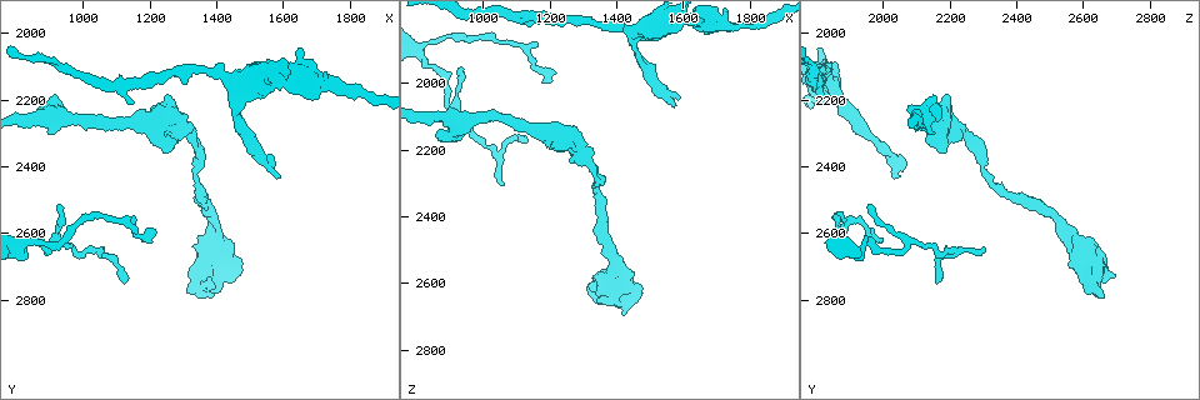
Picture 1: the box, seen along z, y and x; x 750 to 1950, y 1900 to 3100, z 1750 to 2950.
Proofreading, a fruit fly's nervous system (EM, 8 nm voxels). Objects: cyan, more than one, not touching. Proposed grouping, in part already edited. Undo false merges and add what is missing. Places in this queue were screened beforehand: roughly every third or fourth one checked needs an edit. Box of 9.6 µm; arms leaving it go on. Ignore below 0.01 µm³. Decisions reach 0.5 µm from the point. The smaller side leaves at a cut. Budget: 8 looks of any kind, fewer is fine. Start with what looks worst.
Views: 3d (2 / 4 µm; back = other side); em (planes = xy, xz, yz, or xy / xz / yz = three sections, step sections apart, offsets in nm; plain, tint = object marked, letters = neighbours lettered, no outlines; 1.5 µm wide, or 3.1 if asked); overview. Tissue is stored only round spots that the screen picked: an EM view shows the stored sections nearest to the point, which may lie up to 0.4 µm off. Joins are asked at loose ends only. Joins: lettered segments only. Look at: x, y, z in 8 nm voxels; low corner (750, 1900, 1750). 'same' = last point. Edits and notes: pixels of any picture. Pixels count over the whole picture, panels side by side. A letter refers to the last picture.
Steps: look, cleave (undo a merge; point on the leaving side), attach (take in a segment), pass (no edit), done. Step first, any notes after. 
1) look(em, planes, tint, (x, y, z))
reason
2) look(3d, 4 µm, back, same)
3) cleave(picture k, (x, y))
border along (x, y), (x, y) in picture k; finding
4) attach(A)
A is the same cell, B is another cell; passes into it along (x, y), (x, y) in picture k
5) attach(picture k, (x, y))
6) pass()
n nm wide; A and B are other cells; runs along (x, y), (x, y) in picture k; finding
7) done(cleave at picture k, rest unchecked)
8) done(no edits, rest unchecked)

look(em, planes, letters, (1580, 2430, 2050))
an open end

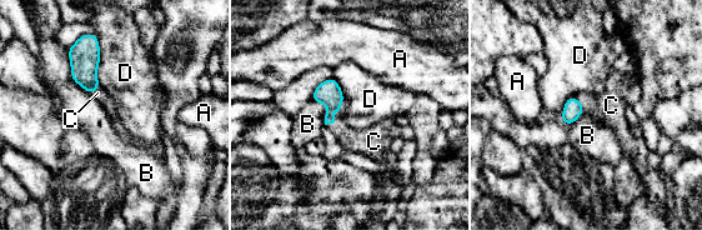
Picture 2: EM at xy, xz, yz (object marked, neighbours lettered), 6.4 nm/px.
attach(C)
C is the same cell, A, B and D are other cells; it goes on there

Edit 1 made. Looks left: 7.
look(overview)

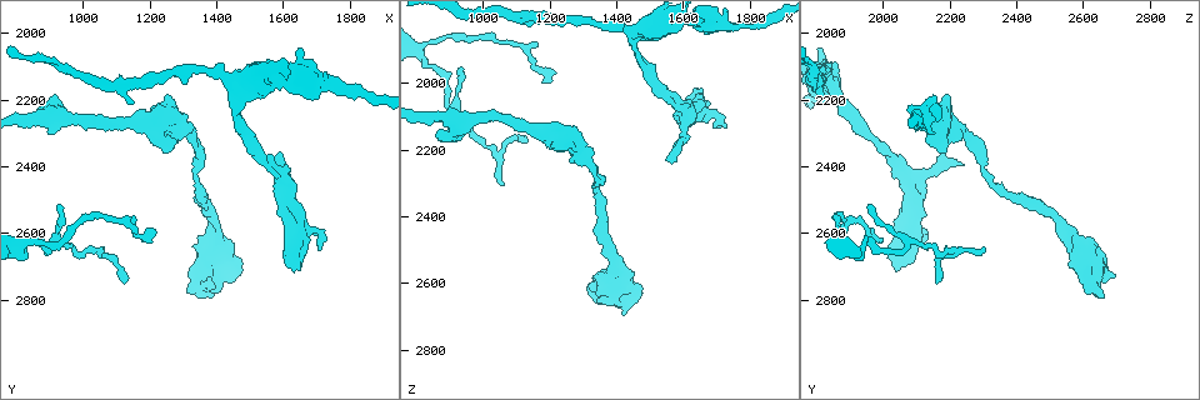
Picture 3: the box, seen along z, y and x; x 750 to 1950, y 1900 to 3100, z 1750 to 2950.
look(em, xz, step 4, tint, (1710, 2650, 2130))
branch stops here

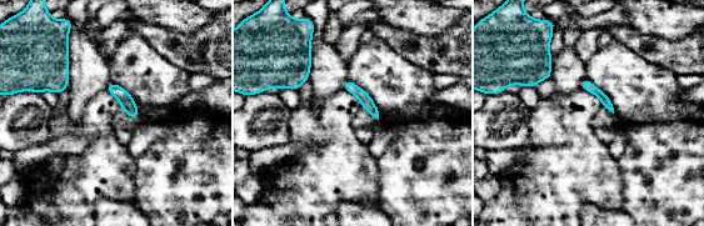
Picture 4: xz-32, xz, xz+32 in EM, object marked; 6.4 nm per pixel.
look(em, planes, letters, same)

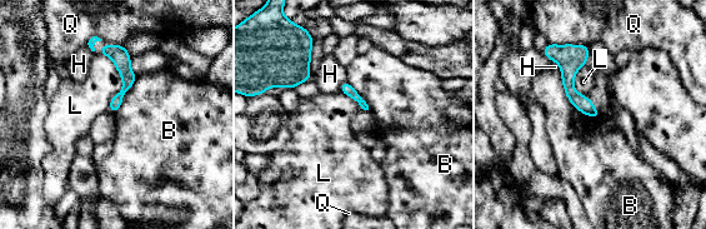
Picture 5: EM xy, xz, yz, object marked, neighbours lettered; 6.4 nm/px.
pass()
B, H, L and Q are other cells; border along (560, 69), (566, 98), (595, 120) in picture 5; none of them fits

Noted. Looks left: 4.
look(3d, 4 µm, (1130, 2740, 2180))
tapers out

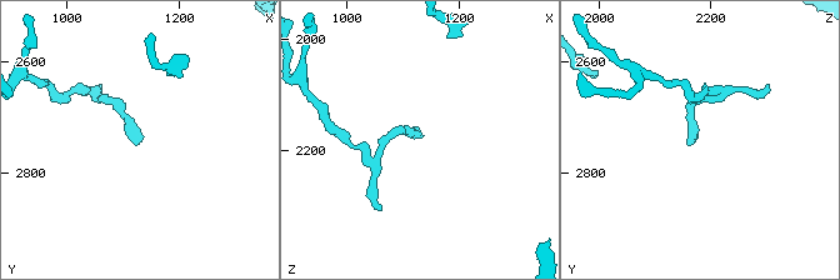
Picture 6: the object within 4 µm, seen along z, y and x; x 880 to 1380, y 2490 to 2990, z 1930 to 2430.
look(em, planes, tint, (1135, 2735, 2170))
shape alone is not enough

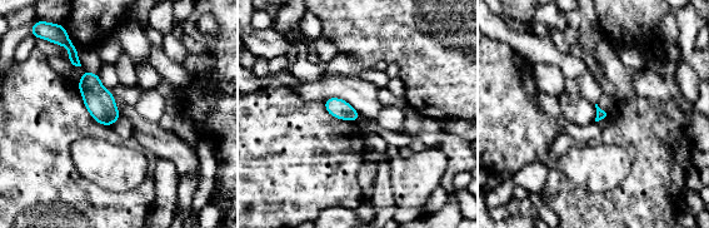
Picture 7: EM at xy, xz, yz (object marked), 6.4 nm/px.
look(em, planes, letters, same)

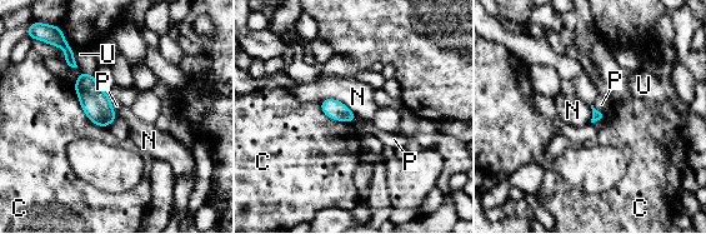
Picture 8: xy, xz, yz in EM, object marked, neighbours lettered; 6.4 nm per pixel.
pass()
C, N, P and U are other cells; border along (319, 101), (338, 99), (356, 116) in picture 8; none of them fits

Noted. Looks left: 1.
done(attach at picture 2, rest unchecked)

